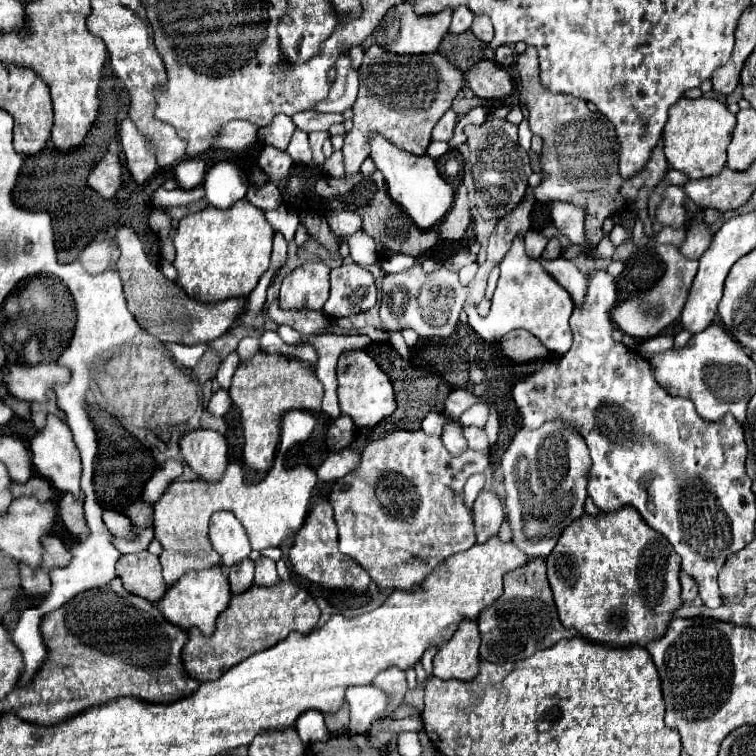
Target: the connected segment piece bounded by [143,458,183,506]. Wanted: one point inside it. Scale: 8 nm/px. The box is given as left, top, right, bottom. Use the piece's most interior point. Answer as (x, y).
(163, 476)

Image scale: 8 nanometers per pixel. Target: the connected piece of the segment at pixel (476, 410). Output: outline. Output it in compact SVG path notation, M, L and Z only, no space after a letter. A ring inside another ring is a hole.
M475 404L475 406L467 408L467 410L461 414L459 420L461 420L463 426L479 426L479 428L483 428L485 422L487 422L487 406Z

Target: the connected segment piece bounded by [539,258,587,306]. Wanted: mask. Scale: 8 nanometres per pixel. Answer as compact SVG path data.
M557 258L557 260L539 260L545 270L571 294L575 306L581 306L585 302L585 288L587 288L587 276L569 260Z

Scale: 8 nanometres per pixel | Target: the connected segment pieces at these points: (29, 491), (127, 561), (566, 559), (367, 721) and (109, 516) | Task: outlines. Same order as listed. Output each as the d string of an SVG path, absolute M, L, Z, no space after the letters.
M31 476L31 480L27 484L11 484L11 494L13 498L19 498L19 496L35 496L39 500L51 500L51 484L45 482L45 478L41 476Z
M143 550L137 554L127 554L117 560L117 576L123 580L123 588L131 594L143 596L149 602L159 602L167 590L159 556Z
M623 506L611 514L577 518L561 534L557 546L547 556L547 578L553 590L559 620L565 628L575 628L577 636L613 648L647 646L649 640L661 638L673 618L673 612L683 606L679 584L681 558L673 546L647 524L631 506Z
M351 686L347 688L349 704L349 732L363 734L371 728L375 716L387 708L387 698L375 686Z
M105 510L103 512L103 520L105 520L105 526L115 532L117 536L127 536L131 532L131 520L127 516L123 516L121 512L115 512L115 510Z

